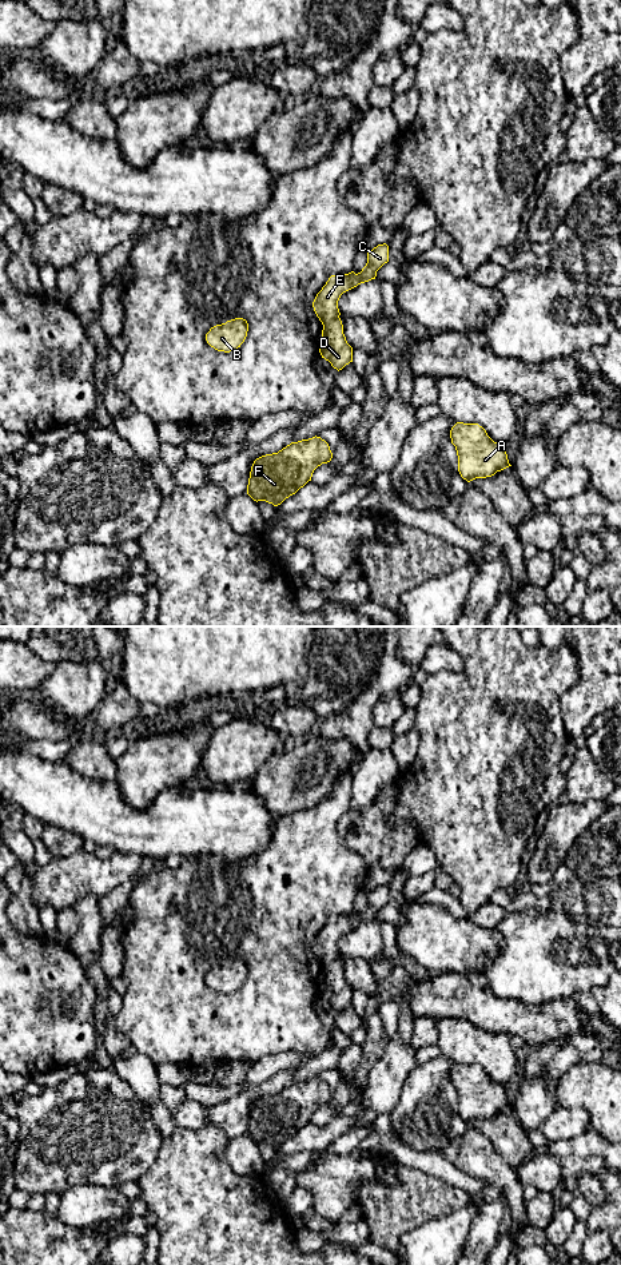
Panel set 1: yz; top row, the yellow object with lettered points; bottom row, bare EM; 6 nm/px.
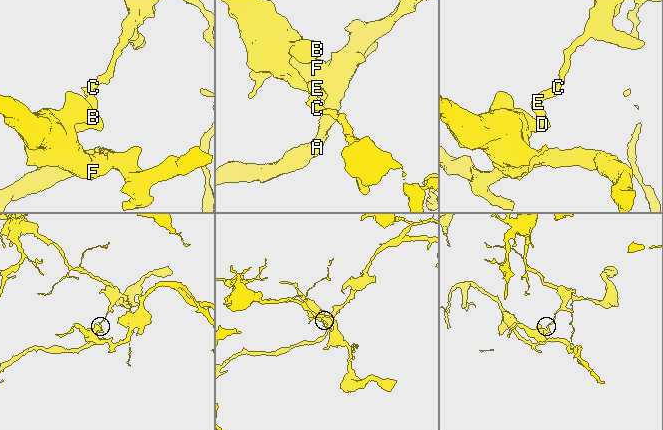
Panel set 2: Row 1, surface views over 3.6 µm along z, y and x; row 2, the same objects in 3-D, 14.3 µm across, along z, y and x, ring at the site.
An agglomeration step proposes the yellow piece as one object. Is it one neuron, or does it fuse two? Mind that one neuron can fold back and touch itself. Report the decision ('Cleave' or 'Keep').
Cleave

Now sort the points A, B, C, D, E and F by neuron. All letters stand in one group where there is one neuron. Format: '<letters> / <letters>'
A B D F / C E

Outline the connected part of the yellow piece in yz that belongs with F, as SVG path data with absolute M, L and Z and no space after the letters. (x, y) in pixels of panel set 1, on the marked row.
M321 437L291 442L278 453L254 461L247 494L256 502L278 506L311 481L314 470L331 458L330 446Z

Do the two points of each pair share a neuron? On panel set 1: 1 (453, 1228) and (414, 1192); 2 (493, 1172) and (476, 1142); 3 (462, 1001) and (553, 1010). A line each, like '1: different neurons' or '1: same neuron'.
1: different neurons
2: same neuron
3: same neuron

